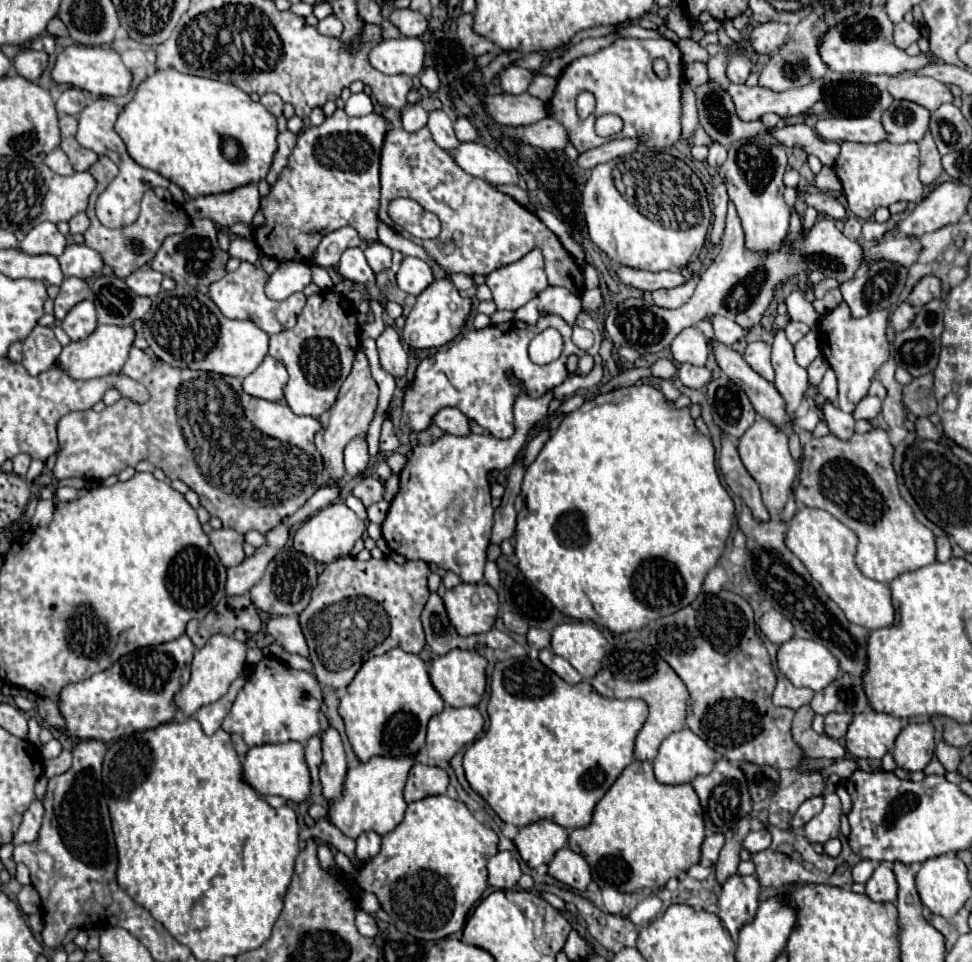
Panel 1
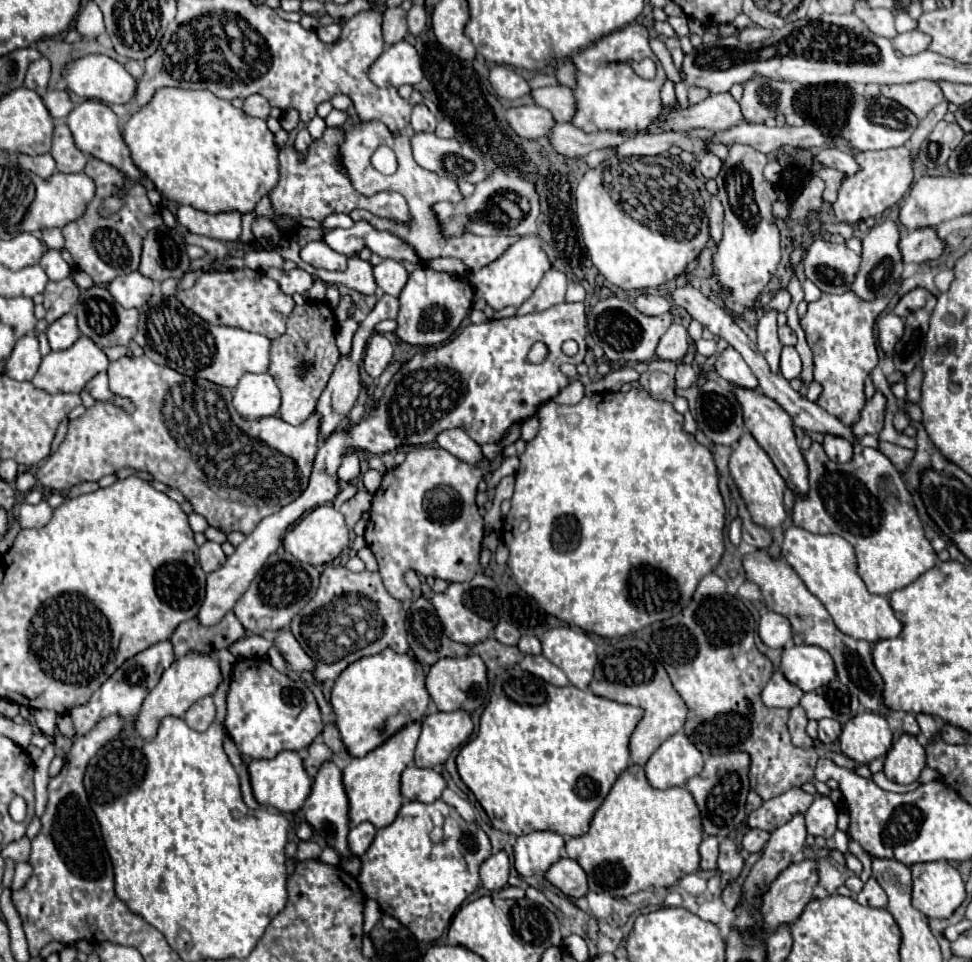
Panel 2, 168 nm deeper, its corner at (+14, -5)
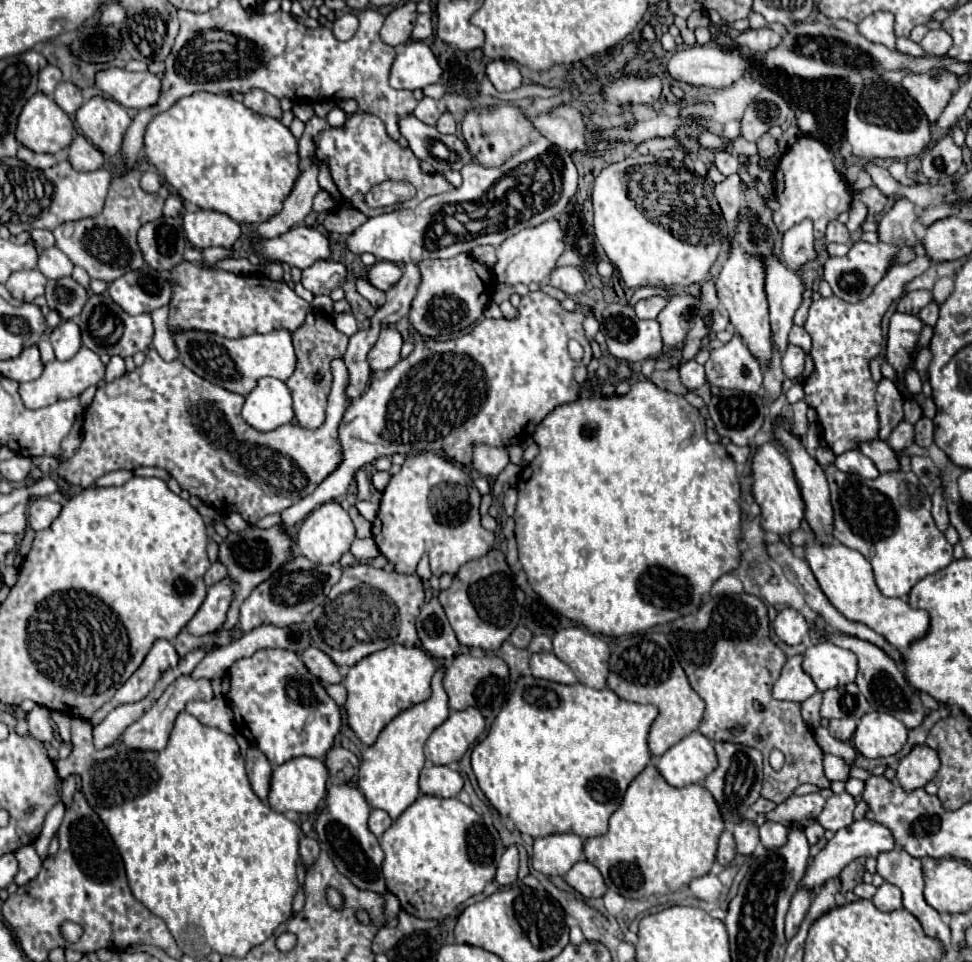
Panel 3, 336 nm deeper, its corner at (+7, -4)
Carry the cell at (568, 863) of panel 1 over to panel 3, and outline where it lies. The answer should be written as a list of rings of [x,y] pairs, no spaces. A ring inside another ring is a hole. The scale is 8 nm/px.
[[[587,860],[577,862],[565,876],[567,884],[571,884],[579,894],[583,894],[585,898],[601,898],[607,892],[605,880],[601,876],[601,872],[589,864]]]

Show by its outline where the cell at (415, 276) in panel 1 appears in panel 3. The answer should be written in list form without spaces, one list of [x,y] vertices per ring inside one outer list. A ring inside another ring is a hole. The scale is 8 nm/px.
[[[375,262],[367,272],[367,280],[383,292],[389,290],[393,284],[397,284],[399,278],[401,278],[401,268],[393,262]]]

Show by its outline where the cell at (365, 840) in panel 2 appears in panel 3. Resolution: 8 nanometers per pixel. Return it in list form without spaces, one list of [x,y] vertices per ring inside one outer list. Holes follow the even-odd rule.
[[[373,810],[371,812],[371,816],[369,816],[369,828],[371,828],[371,832],[379,838],[389,826],[391,826],[391,818],[389,818],[389,814],[387,812],[383,812],[383,810]]]

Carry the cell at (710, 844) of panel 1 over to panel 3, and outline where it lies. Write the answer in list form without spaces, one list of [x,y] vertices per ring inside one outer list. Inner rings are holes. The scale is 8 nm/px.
[[[725,830],[723,834],[721,834],[721,840],[719,840],[719,850],[717,850],[717,862],[721,864],[721,866],[729,866],[731,864],[731,860],[735,858],[735,838],[733,838],[733,834],[729,832],[729,830]]]

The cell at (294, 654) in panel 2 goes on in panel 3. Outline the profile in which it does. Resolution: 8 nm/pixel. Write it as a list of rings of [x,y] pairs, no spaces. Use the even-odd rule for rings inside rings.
[[[309,648],[309,652],[303,652],[303,662],[317,678],[321,678],[321,682],[325,682],[325,684],[343,682],[341,666],[337,666],[325,652],[321,652],[317,648]]]

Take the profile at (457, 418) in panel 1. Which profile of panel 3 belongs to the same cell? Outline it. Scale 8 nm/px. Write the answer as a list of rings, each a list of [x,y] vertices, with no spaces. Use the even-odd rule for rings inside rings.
[[[477,446],[473,454],[473,468],[483,476],[497,476],[509,464],[507,448]]]

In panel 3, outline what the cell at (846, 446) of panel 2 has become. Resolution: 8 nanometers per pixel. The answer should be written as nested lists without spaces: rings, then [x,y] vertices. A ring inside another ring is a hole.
[[[857,448],[853,452],[845,452],[841,456],[837,456],[835,460],[835,466],[841,470],[841,472],[847,472],[847,474],[859,474],[863,478],[877,478],[879,476],[879,470],[877,466],[867,458],[863,456]]]

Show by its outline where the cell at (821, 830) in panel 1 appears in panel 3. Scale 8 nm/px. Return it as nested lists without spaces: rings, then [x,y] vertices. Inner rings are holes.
[[[847,792],[841,794],[833,794],[831,798],[827,798],[827,804],[823,808],[823,812],[819,814],[817,822],[825,828],[825,830],[841,830],[845,826],[849,826],[853,822],[853,810],[855,810],[855,798]]]

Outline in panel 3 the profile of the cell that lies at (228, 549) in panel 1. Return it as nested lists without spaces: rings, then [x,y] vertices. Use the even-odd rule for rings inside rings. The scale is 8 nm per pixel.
[[[215,562],[215,564],[211,564],[211,568],[209,568],[207,574],[205,574],[205,584],[207,584],[207,586],[213,586],[213,584],[221,582],[225,576],[227,576],[225,566],[223,566],[221,562]]]

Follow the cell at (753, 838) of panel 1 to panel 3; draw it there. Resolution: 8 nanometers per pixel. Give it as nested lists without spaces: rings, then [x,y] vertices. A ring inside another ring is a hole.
[[[765,822],[761,828],[759,828],[759,836],[761,836],[761,844],[765,848],[781,848],[785,842],[787,842],[787,834],[789,834],[789,828],[785,828],[783,824],[779,822]]]

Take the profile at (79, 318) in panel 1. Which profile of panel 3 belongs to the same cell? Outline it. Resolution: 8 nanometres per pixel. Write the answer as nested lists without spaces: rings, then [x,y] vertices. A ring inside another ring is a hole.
[[[61,320],[61,324],[51,332],[51,344],[55,348],[57,360],[69,360],[81,348],[81,334],[73,320]]]

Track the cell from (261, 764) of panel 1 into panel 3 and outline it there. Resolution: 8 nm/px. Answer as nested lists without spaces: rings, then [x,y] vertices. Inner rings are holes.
[[[309,756],[293,758],[273,770],[269,804],[277,812],[293,810],[297,814],[311,814],[311,812],[315,812],[315,808],[327,794],[327,778],[329,778],[329,772],[327,772],[327,766],[323,760],[309,758]]]

